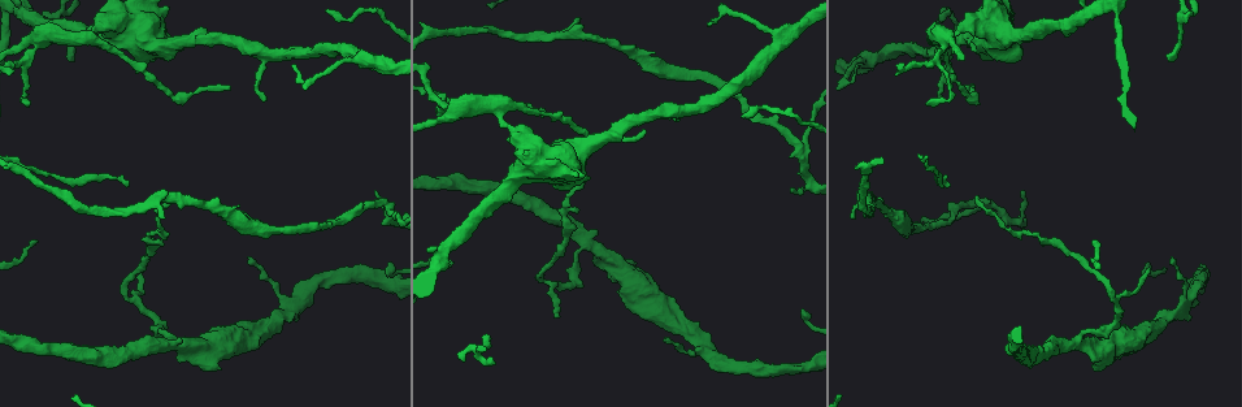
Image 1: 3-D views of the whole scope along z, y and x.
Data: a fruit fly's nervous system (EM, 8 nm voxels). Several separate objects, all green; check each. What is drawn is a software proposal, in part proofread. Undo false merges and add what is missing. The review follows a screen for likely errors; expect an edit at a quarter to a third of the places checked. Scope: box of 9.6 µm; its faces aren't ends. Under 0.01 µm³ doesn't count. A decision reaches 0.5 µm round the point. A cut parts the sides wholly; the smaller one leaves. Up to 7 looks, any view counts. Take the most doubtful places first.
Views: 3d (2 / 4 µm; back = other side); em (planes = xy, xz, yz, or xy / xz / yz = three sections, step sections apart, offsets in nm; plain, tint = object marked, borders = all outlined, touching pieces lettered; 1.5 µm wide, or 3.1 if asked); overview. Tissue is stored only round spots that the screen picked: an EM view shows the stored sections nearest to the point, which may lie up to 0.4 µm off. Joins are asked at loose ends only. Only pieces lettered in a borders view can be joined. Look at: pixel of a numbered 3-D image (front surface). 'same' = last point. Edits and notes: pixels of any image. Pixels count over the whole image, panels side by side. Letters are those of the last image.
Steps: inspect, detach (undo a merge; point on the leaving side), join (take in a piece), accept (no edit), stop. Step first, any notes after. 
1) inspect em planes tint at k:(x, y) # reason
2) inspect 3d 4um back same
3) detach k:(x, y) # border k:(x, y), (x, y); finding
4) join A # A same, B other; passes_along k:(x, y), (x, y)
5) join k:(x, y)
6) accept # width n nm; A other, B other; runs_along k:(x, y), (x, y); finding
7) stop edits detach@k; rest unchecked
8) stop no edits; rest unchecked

inspect 3d 4um at 1:(665, 339)

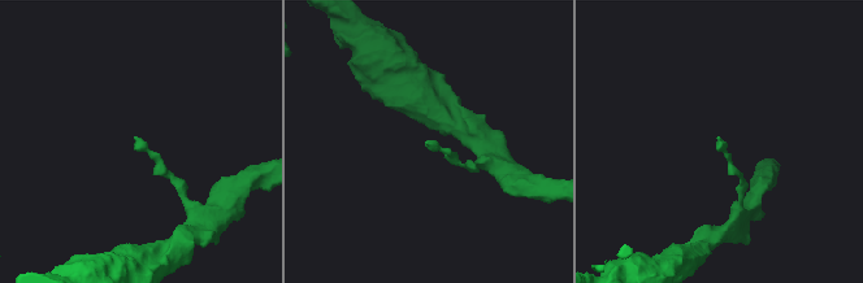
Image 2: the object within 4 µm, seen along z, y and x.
inspect em planes borders at 2:(425, 141)

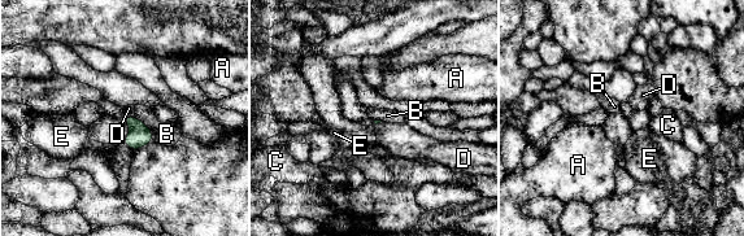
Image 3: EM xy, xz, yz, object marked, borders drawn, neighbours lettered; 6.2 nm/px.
accept # A other, B other, C other, D other, E other; border 3:(125, 114), (131, 114), (152, 130); no lettered piece goes on from it

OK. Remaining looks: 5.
inspect 3d 2um at 1:(226, 89) # end of a long branch

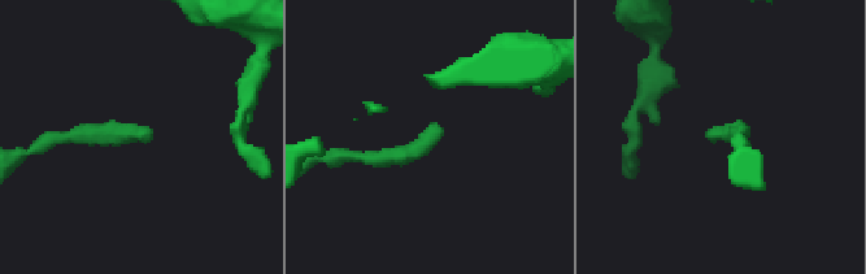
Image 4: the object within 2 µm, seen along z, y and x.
inspect em yz step 4 borders at 4:(141, 140) # need the tissue

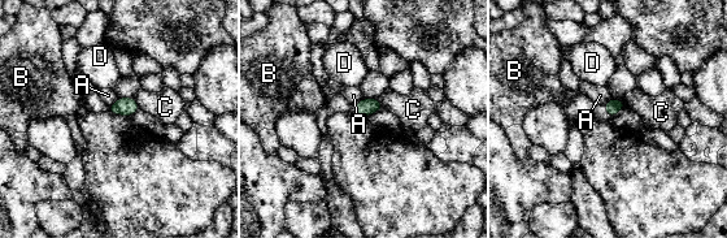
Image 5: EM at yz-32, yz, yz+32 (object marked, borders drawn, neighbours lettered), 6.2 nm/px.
inspect em xz step 8 borders same

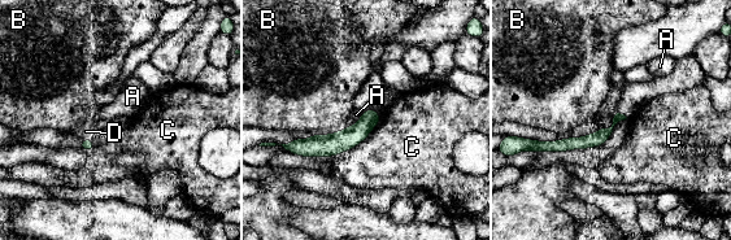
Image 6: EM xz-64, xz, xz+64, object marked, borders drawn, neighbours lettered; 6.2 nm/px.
accept # longest_contact C 380 nm; A other, B other, C other, D other; border 6:(373, 108), (366, 109), (347, 127); no lettered piece goes on from it

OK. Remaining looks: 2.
stop no edits; rest unchecked

